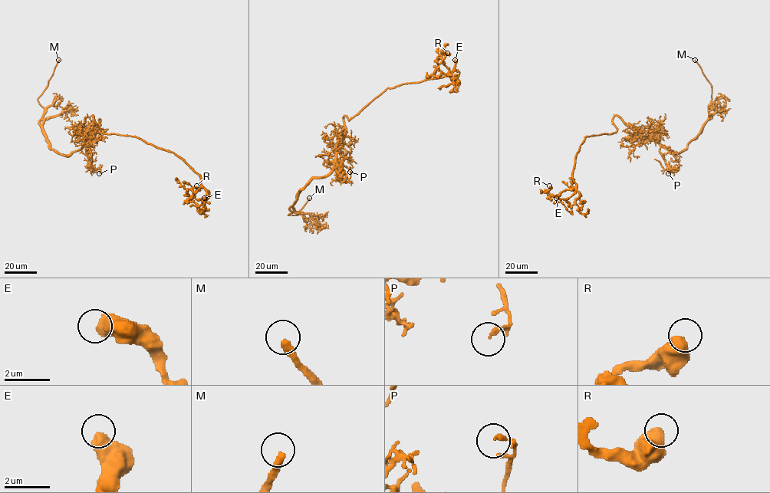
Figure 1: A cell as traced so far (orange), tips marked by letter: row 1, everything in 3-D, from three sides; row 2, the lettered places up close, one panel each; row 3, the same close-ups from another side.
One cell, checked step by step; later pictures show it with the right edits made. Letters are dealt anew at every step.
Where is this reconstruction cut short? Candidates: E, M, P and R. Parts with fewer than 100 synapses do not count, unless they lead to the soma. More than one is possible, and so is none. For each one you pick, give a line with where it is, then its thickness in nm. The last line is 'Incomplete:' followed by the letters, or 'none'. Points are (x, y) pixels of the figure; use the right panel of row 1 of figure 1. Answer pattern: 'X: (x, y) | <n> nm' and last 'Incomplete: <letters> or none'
M: (695, 60) | 320 nm
Incomplete: M

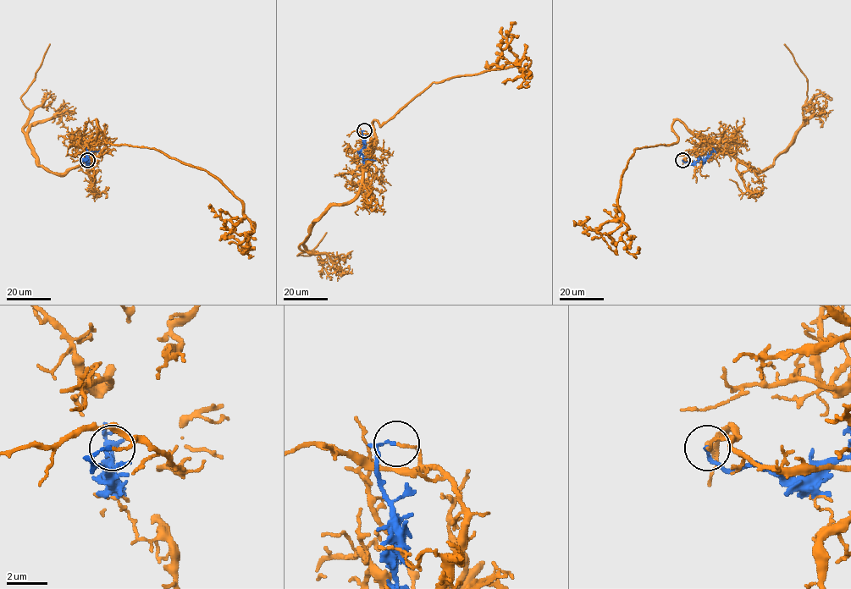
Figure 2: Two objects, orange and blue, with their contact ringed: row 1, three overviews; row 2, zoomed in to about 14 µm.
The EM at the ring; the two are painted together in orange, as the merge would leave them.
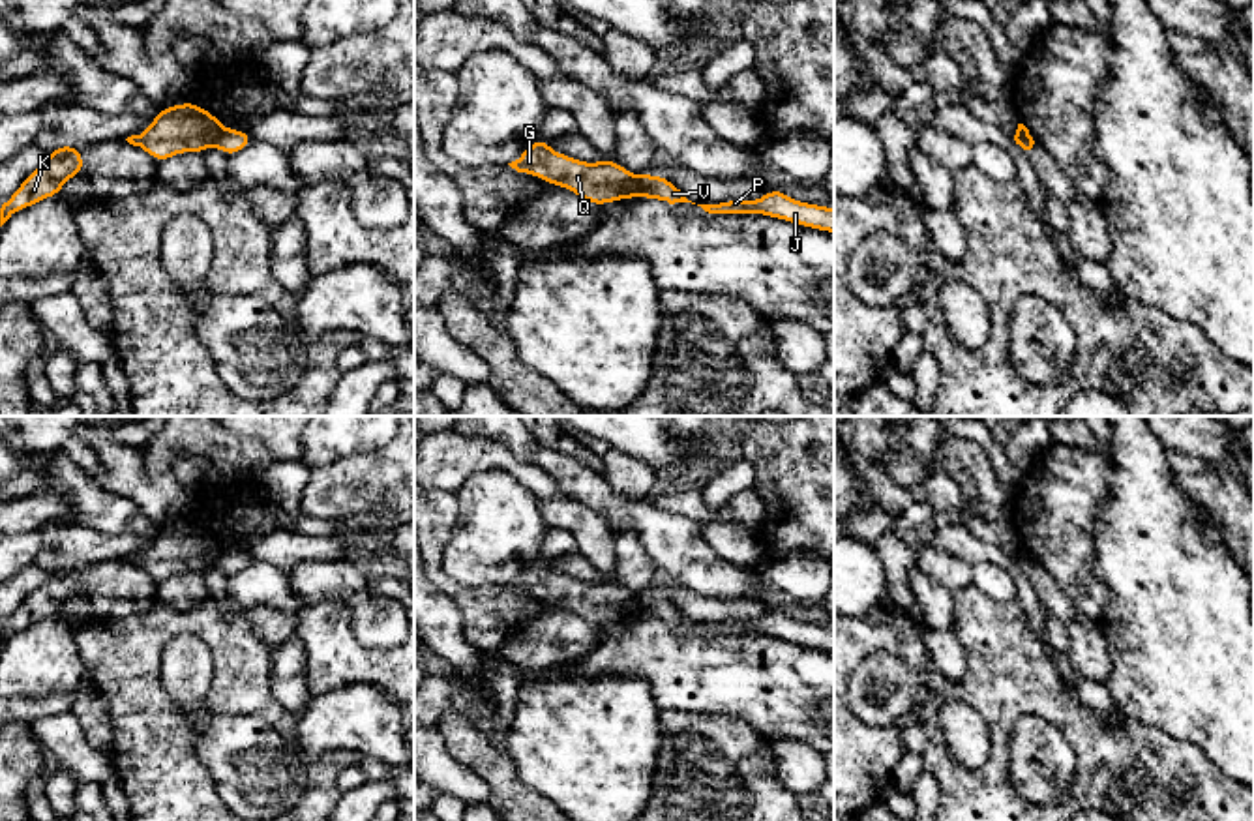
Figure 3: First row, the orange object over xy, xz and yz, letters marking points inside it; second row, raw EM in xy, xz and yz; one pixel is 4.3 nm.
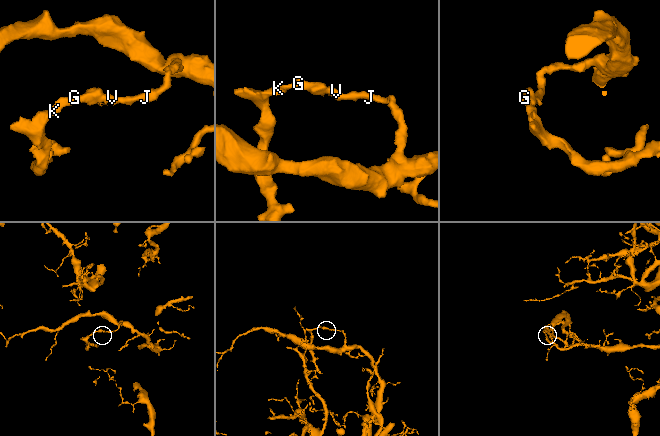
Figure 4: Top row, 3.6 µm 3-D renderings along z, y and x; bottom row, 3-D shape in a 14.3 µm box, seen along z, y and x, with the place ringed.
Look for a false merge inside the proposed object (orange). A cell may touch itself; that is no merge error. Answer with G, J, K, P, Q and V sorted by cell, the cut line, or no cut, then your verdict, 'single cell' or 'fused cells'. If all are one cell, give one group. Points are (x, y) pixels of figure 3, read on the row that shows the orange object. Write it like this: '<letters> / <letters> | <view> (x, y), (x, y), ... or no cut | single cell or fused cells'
G K Q / J P V | xz (638, 177), (641, 195) | fused cells

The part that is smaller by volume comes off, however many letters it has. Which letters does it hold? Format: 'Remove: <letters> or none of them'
Remove: G, K, Q

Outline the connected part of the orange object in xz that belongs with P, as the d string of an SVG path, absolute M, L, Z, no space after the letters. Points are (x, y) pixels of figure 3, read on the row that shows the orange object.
M770 189L757 201L727 199L720 204L697 204L709 214L761 214L804 225L808 229L819 229L823 232L834 232L834 208L800 202L789 199L782 189Z

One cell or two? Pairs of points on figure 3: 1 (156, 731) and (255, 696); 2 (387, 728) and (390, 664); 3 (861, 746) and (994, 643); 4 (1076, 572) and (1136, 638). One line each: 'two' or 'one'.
1: one
2: two
3: two
4: two

